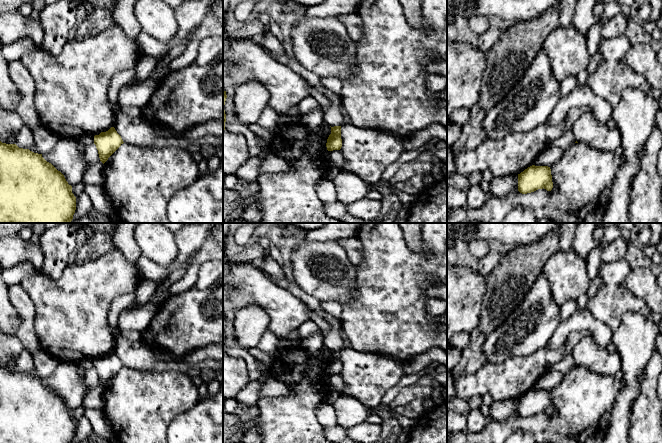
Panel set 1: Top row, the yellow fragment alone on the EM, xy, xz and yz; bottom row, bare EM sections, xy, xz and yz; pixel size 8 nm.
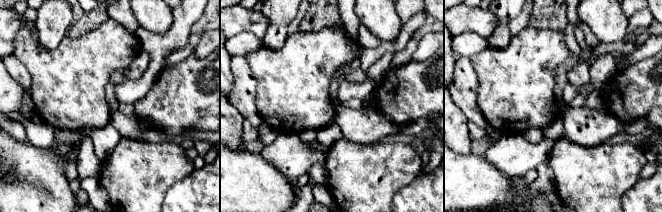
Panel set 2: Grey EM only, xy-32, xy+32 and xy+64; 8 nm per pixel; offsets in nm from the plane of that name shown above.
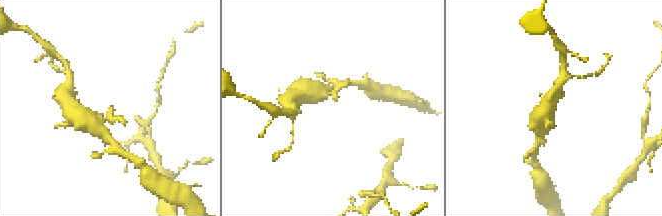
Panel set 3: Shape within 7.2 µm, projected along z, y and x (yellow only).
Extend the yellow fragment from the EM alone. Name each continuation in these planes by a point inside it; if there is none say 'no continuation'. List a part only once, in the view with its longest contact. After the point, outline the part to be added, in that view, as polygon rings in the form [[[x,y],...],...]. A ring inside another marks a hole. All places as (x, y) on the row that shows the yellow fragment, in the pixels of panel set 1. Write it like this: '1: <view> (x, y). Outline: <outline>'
no continuation

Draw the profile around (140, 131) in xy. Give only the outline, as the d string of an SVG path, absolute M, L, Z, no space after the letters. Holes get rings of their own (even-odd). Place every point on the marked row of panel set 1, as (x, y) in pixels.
M121 109L115 111L114 128L126 144L135 147L153 147L158 138L172 137L172 134L155 121L139 115L130 117Z

